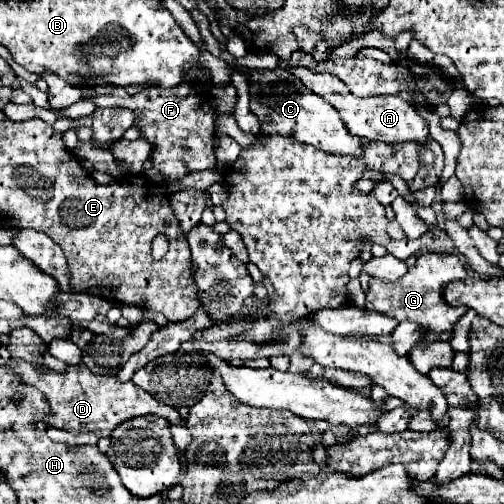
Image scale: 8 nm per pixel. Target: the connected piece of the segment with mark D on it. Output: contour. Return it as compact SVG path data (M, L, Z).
M10 359L6 367L12 369L12 373L18 377L20 383L32 385L44 393L46 401L50 403L50 413L44 421L48 421L50 427L58 427L74 435L94 433L98 437L110 437L112 429L120 425L122 421L128 421L138 415L148 415L148 413L160 415L168 419L172 425L186 427L186 421L180 417L176 407L156 401L150 393L136 387L132 381L120 383L114 375L96 375L82 363L70 365L66 373L56 373L52 369L40 369L28 361L16 361L16 359Z

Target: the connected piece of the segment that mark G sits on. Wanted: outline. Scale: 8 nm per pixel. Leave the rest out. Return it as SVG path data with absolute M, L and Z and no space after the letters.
M420 253L416 259L416 265L408 269L408 273L400 281L380 281L370 279L370 291L366 295L366 309L384 313L386 317L392 317L396 321L416 321L420 327L428 331L424 337L424 343L434 341L450 341L452 339L452 327L454 323L468 311L464 307L452 307L444 301L442 289L446 283L456 281L458 277L466 277L468 269L466 263L460 259L460 255L452 253Z

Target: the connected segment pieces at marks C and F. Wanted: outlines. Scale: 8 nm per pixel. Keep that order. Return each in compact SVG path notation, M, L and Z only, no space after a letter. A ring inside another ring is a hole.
M286 69L254 71L250 79L250 111L256 113L264 135L292 137L298 143L312 145L326 153L340 153L358 157L362 149L362 137L350 135L336 109L320 95L312 93L298 77Z
M182 81L172 89L146 87L136 95L128 95L126 87L114 87L110 95L90 97L96 107L130 107L136 113L136 127L142 137L152 145L150 161L164 179L180 181L196 171L206 171L216 167L214 143L216 143L216 125L212 121L212 103L204 93L198 93L196 85Z

